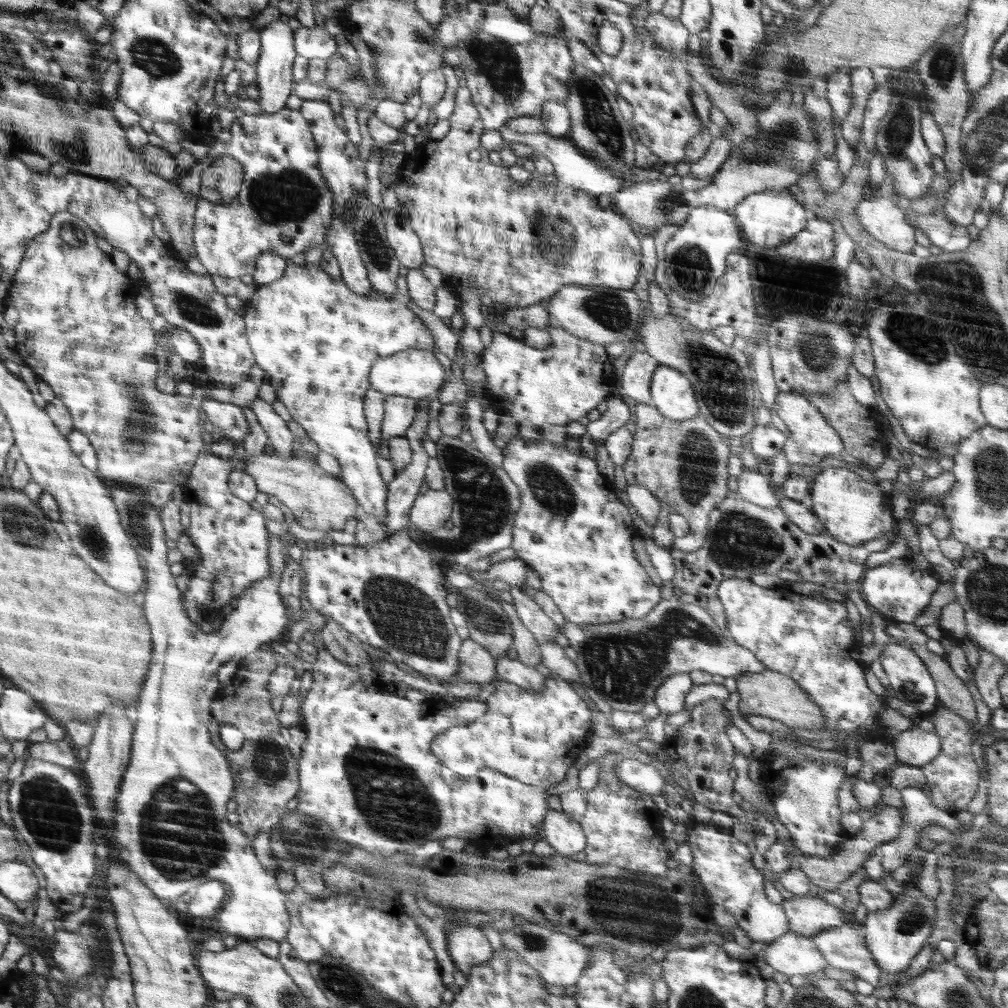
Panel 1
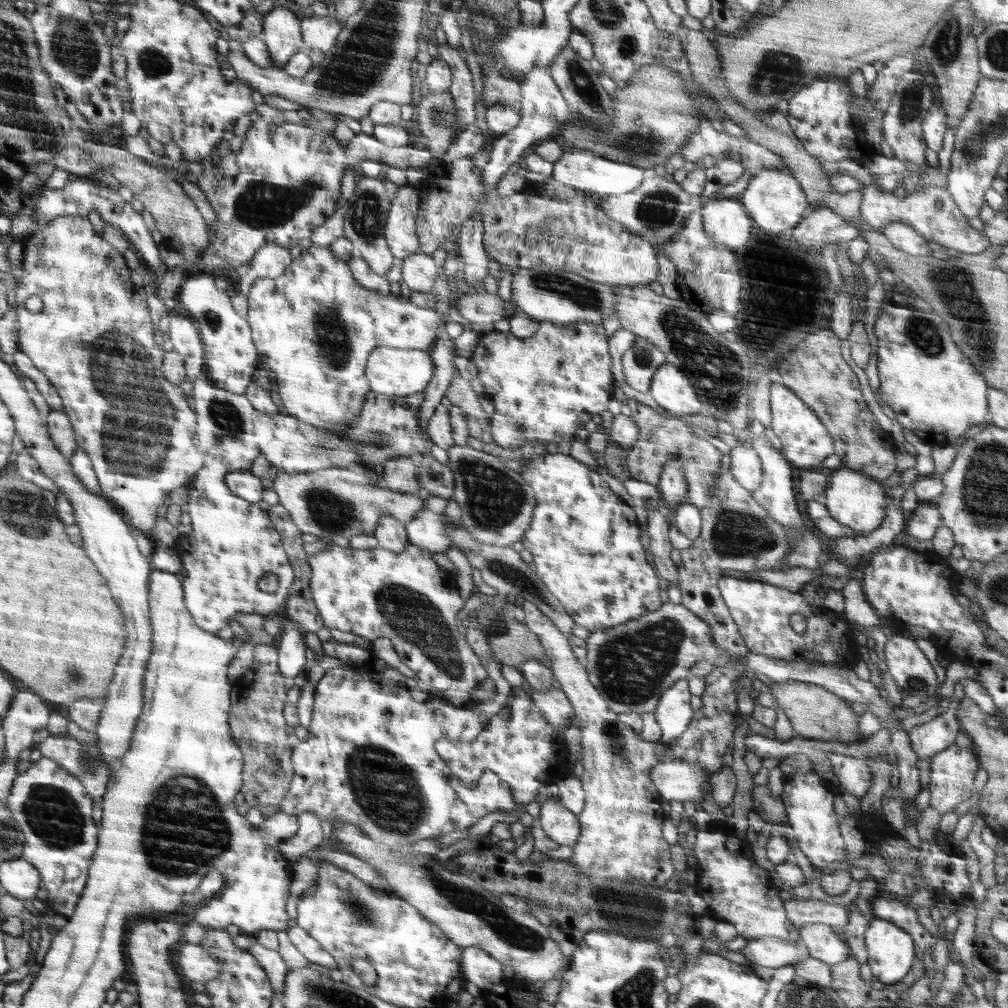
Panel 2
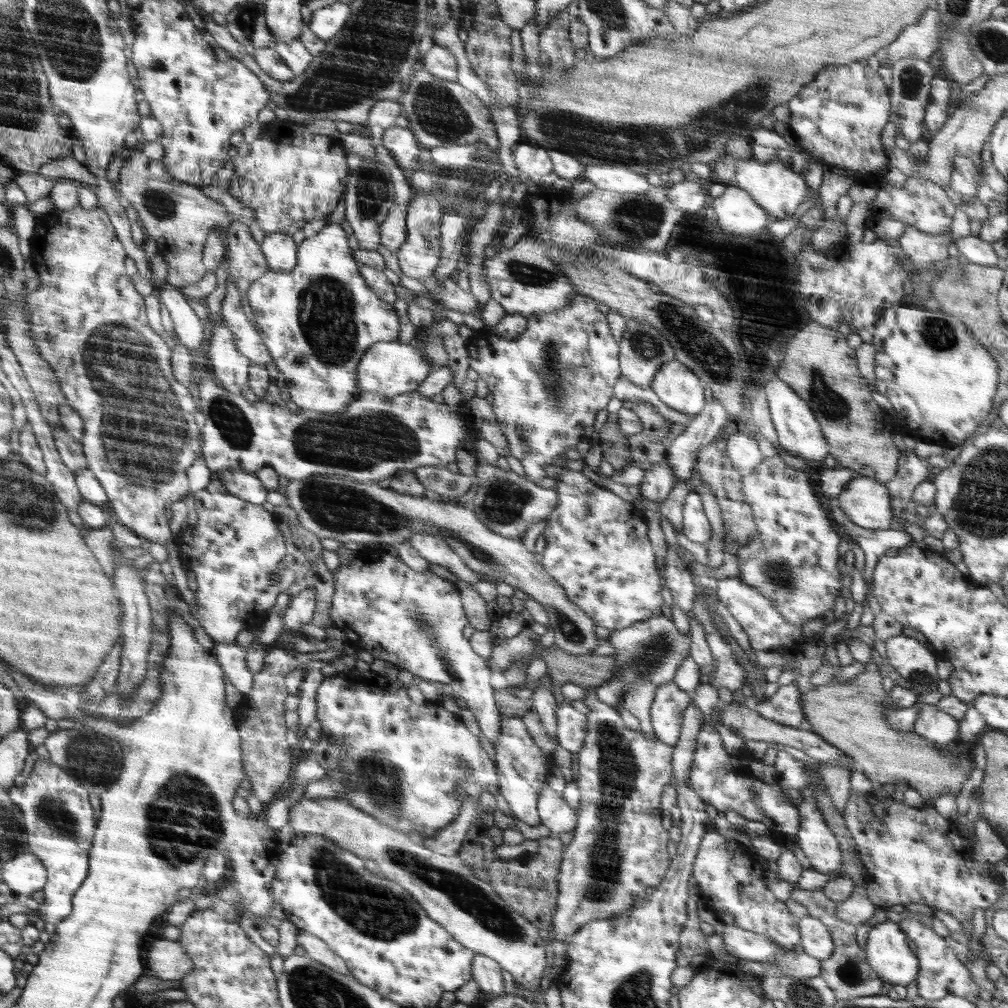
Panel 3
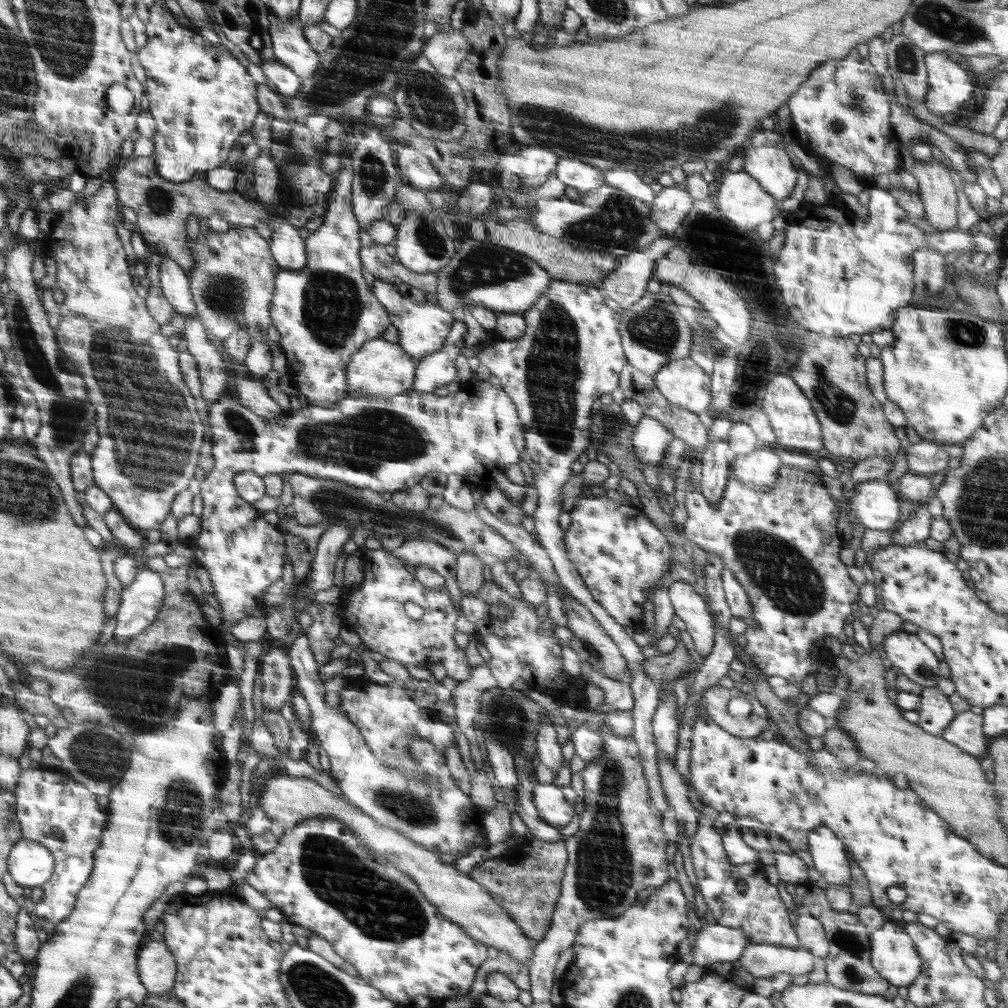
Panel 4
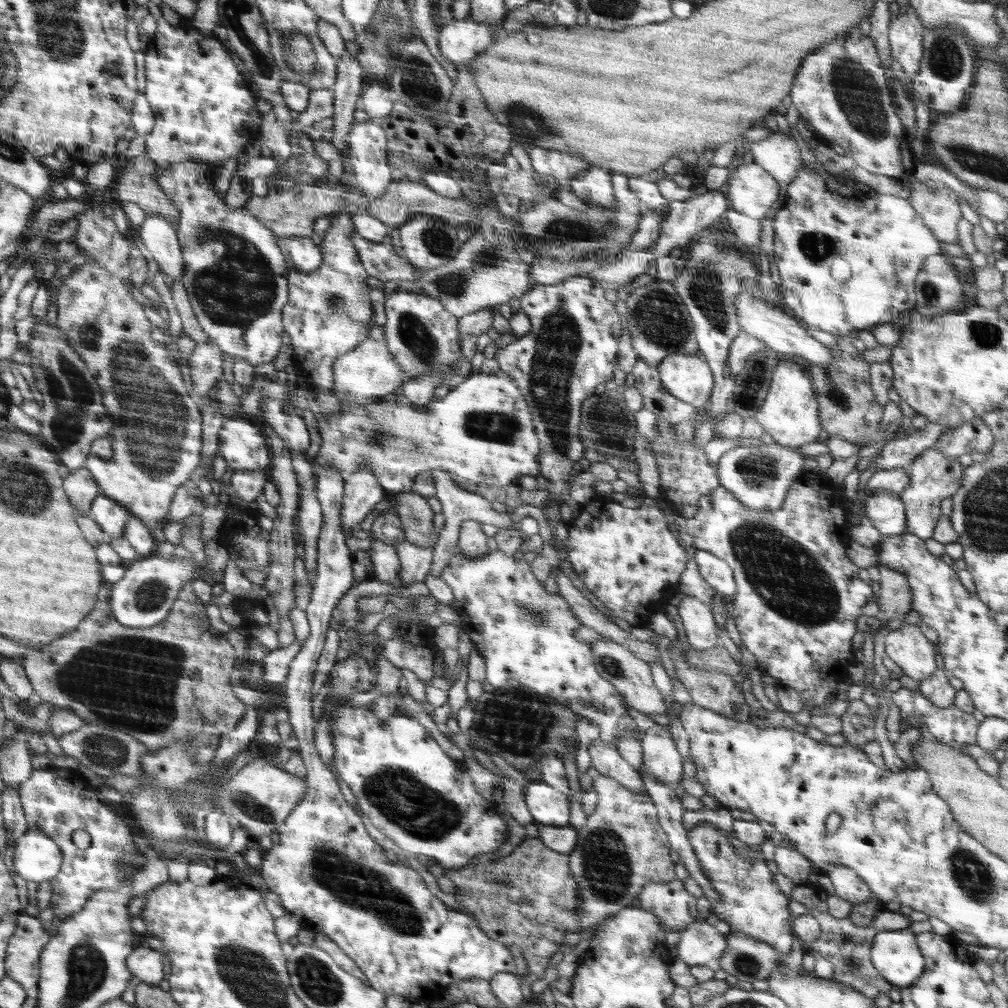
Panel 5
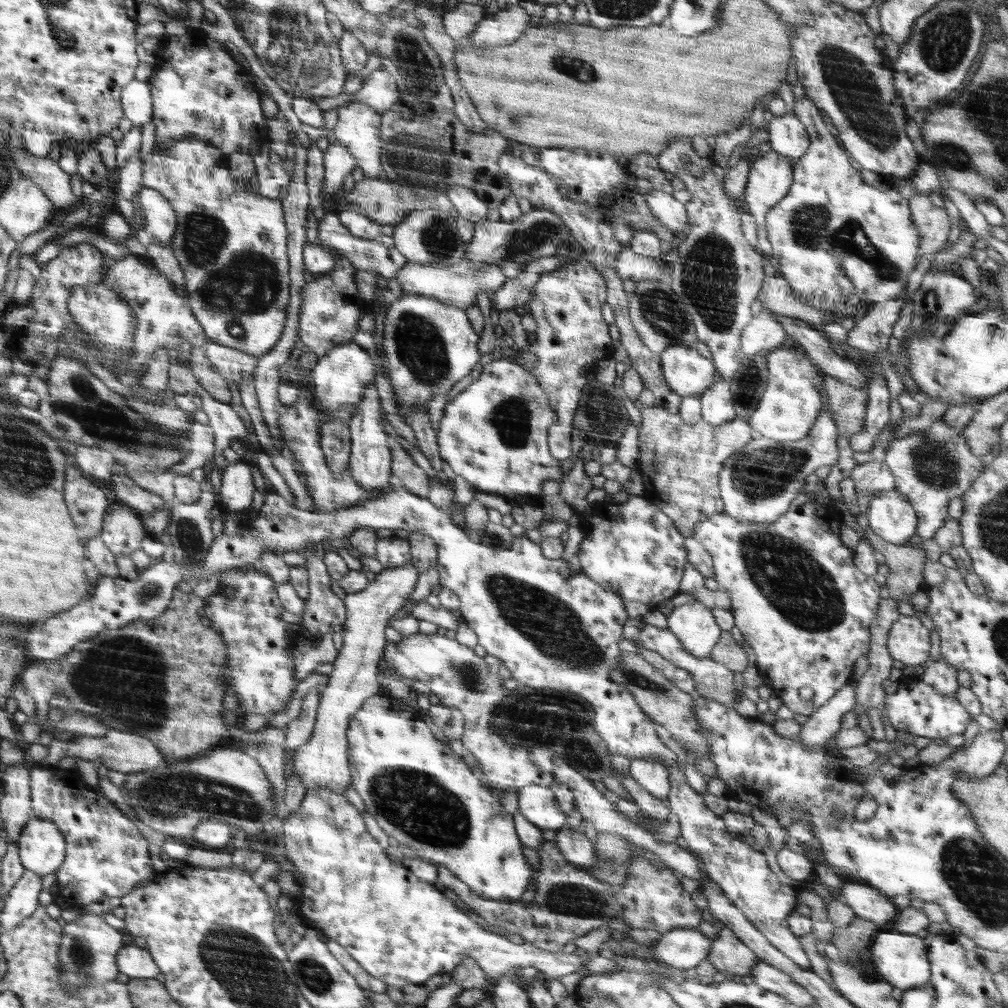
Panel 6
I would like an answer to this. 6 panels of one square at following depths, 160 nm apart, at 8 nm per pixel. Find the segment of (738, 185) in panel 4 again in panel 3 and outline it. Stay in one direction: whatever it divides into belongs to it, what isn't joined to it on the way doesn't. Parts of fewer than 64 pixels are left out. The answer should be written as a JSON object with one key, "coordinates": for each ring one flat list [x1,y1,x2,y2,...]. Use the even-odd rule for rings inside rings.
{"coordinates":[[735,183,726,184,724,193,709,203,715,219,720,216,722,232,755,234,768,225,770,215]]}

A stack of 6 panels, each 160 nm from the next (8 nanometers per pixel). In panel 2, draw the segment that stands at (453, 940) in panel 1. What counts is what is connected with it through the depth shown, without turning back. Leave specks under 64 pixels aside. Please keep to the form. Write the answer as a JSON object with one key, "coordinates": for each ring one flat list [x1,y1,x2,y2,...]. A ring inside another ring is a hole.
{"coordinates":[[465,946,463,950,463,978,474,982,483,991,504,979,502,963,477,946]]}

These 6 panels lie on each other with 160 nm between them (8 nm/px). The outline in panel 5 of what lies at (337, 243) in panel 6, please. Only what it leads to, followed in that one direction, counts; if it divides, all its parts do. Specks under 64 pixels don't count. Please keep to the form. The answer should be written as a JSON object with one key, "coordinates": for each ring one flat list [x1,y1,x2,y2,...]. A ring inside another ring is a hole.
{"coordinates":[[353,232,351,239,355,244,363,266,369,276,382,281,411,280,414,282,419,274,399,252,397,245,374,242]]}

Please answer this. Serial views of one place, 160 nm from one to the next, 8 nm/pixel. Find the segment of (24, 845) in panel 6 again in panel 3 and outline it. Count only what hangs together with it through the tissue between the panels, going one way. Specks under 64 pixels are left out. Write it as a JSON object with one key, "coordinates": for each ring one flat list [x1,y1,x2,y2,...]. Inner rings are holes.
{"coordinates":[[22,850,12,860,4,863,1,870,4,889,29,898,31,894,40,894,47,882,47,867,29,851]]}

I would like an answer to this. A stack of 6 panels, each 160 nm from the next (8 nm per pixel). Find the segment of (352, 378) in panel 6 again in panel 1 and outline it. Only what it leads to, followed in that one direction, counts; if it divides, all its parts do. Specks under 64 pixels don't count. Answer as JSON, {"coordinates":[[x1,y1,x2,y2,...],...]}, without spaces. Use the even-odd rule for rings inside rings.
{"coordinates":[[411,348,403,352,380,358,372,365,370,372,372,388,387,396,399,397,400,395,420,401,429,394,438,393,444,384,444,368,436,360,430,350]]}

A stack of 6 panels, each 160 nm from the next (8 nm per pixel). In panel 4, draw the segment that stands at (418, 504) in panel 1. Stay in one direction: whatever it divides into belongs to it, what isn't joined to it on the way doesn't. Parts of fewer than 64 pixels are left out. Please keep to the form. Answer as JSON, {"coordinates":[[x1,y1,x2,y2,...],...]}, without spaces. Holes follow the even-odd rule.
{"coordinates":[[412,536,406,538,392,553,402,562,408,562,410,566,416,568,422,564,438,572,445,579,445,587,452,596,452,602,460,602,461,606,462,593,456,583,457,555,454,552,431,538]]}

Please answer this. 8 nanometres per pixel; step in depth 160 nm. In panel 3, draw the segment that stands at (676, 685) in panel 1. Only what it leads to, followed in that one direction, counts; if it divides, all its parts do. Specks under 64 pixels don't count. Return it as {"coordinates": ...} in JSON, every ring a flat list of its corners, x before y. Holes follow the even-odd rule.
{"coordinates":[[669,682,658,687,650,706,655,738,670,746,675,746,678,742,683,712,690,703,689,694,676,685,674,682]]}

